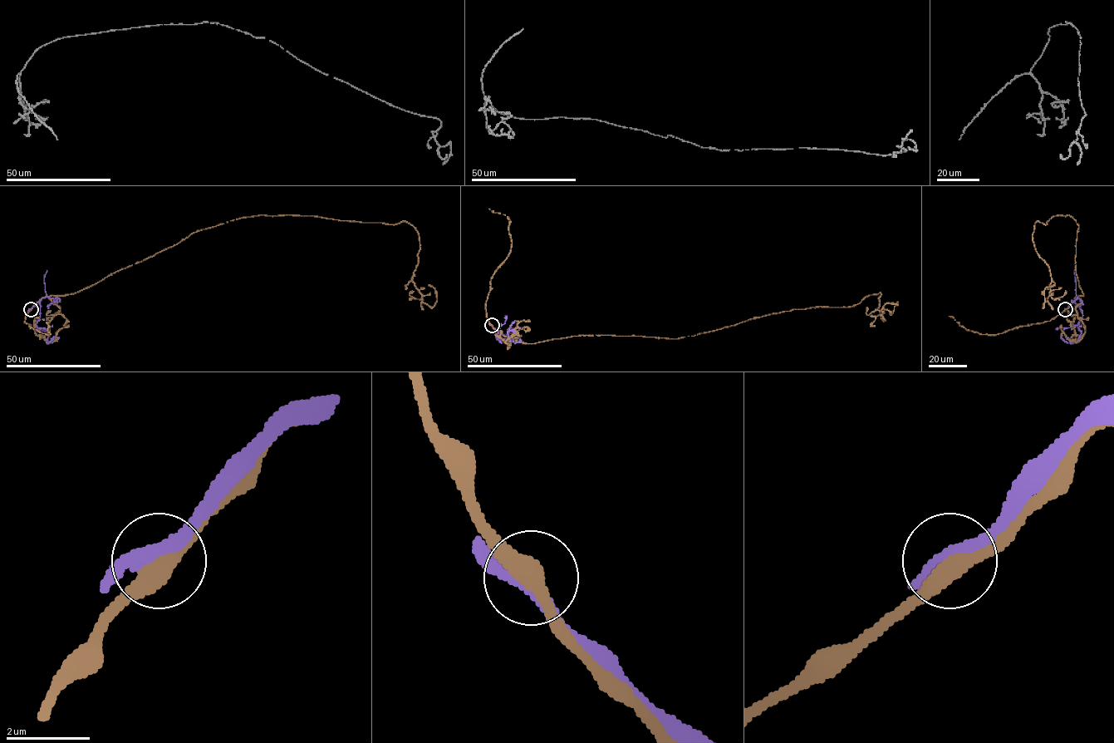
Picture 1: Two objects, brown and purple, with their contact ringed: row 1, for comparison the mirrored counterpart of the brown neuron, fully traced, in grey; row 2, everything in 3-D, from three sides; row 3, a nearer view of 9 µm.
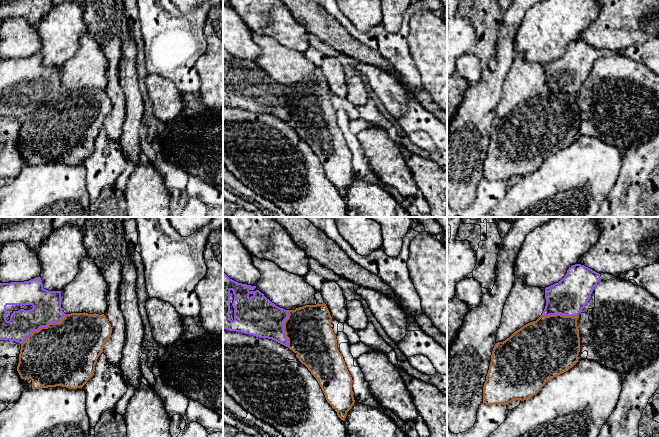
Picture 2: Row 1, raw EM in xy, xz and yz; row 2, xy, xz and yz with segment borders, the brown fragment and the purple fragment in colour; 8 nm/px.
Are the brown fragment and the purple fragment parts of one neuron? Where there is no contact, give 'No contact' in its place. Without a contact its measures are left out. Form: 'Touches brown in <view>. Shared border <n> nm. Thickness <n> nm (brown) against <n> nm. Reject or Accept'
Touches brown in xy. Shared border 440 nm. Thickness 500 nm (brown) against 220 nm. Reject

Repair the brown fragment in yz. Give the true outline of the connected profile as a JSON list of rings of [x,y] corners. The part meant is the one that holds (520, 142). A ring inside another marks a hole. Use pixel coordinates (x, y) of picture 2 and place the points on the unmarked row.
[[[561,90],[540,92],[515,107],[503,118],[495,120],[486,157],[483,162],[483,179],[486,181],[508,181],[514,176],[527,176],[536,171],[551,154],[568,147],[578,138],[580,128],[580,113],[577,102],[578,92],[563,92]]]

